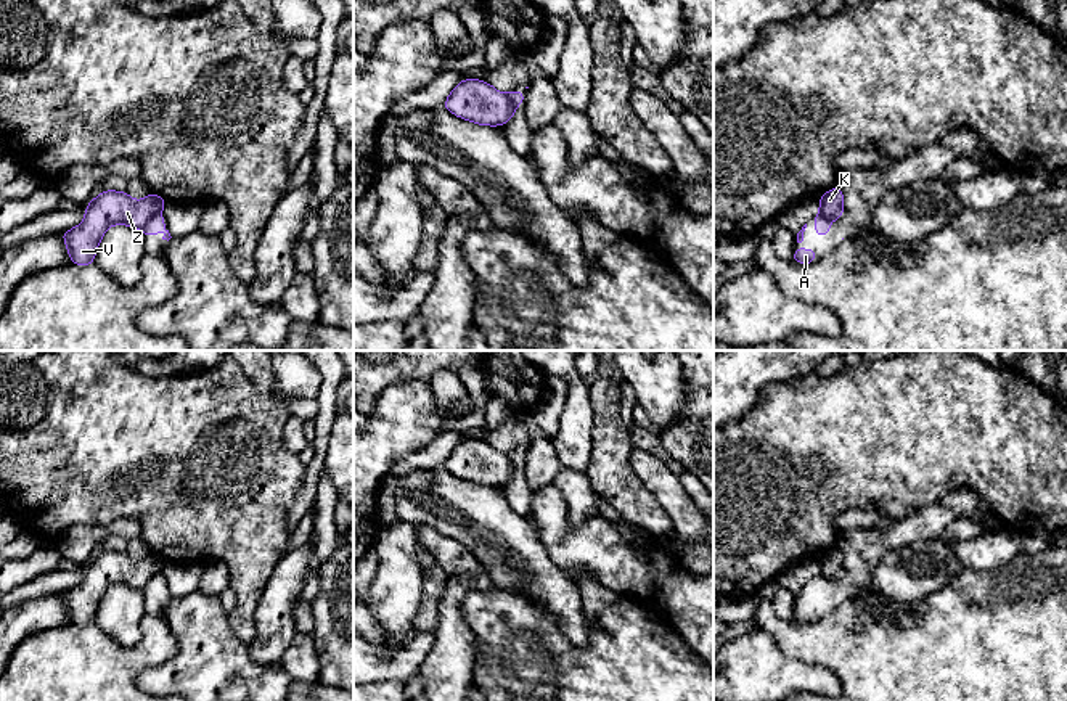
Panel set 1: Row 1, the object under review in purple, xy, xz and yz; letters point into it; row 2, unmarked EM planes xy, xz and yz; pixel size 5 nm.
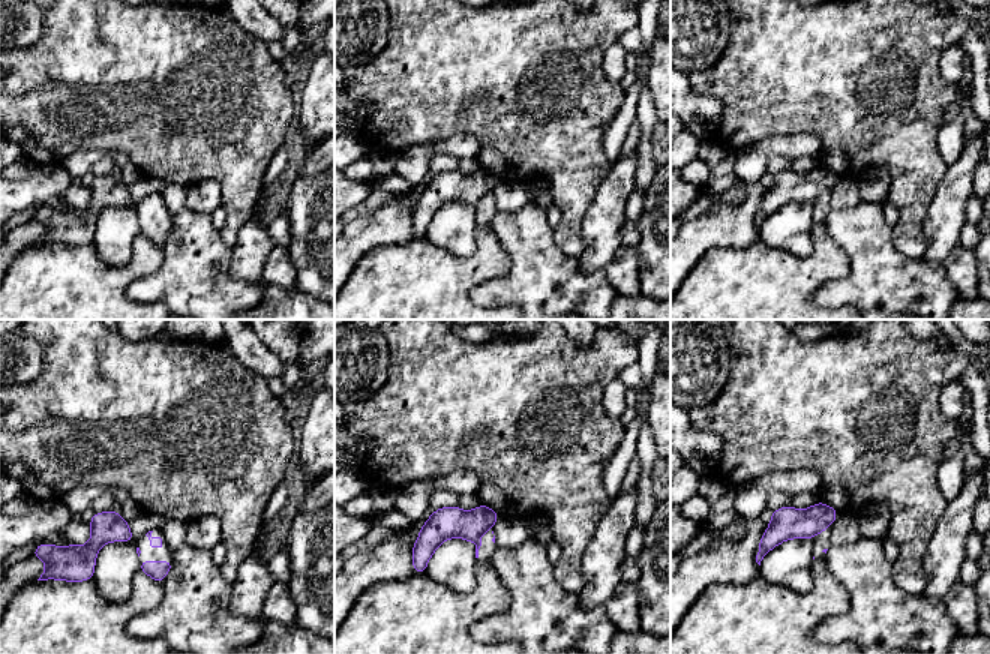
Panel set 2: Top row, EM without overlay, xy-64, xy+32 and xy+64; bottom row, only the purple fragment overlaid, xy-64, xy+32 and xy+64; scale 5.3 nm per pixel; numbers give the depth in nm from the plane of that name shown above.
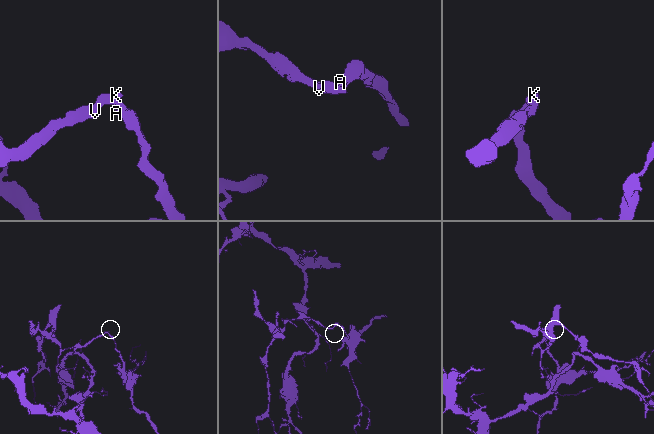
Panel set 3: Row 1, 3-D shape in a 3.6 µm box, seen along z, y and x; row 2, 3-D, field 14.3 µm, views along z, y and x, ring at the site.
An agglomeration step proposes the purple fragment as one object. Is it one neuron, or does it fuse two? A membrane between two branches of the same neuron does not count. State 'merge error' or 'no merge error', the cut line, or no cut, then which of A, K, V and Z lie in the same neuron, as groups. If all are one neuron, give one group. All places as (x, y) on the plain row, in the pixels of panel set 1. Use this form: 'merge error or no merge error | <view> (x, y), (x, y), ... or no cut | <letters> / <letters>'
merge error | xy (159, 573), (142, 589) | A / K V Z

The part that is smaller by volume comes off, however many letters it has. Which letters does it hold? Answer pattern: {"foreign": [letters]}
{"foreign": ["K", "V", "Z"]}

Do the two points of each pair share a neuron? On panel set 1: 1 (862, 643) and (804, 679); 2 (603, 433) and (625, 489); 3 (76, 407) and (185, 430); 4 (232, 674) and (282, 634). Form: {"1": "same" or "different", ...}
{"1": "different", "2": "same", "3": "same", "4": "different"}

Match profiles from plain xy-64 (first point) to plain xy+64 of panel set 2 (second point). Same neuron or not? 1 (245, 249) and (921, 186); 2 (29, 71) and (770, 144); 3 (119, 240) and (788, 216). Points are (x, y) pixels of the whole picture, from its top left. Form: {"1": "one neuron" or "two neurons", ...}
{"1": "two neurons", "2": "two neurons", "3": "one neuron"}

